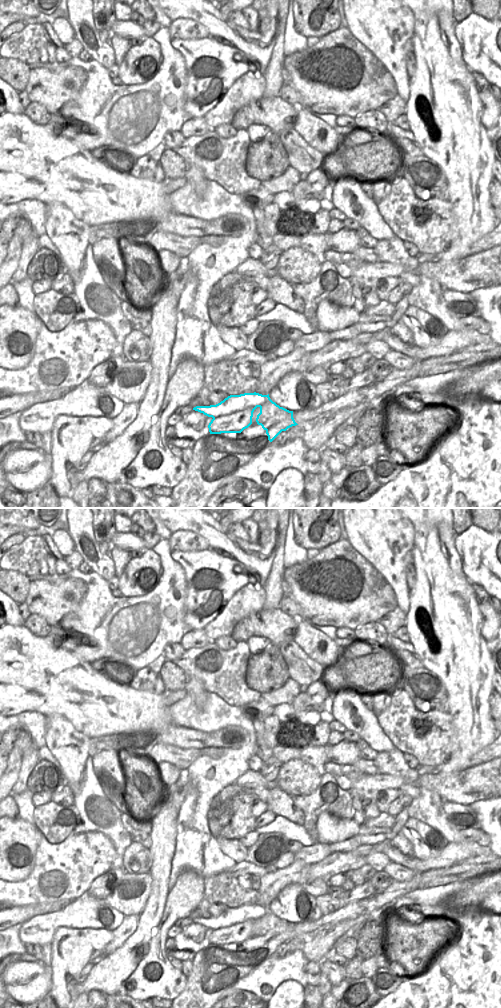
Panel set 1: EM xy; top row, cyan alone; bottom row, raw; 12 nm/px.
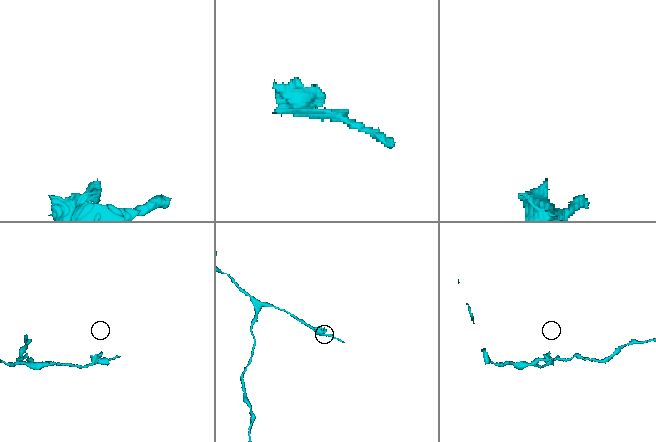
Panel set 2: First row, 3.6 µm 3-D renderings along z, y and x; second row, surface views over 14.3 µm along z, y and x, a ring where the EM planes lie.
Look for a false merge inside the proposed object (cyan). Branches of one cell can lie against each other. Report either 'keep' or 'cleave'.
keep

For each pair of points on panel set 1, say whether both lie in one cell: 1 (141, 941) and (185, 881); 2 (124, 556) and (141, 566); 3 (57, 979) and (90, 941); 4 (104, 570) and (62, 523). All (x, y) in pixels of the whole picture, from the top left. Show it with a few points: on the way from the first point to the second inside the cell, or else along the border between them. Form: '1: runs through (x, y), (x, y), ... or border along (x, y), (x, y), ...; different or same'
1: border along (171, 889), (165, 903), (163, 915), (154, 933); different
2: border along (132, 558), (119, 578); different
3: runs through (61, 970), (81, 950); same
4: border along (66, 518), (68, 530); different

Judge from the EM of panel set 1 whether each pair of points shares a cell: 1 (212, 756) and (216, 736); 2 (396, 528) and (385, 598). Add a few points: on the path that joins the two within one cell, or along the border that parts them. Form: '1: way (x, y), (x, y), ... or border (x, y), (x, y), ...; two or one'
1: border (237, 748), (208, 747), (199, 750); two
2: border (372, 565), (389, 584), (394, 592), (397, 604); two

